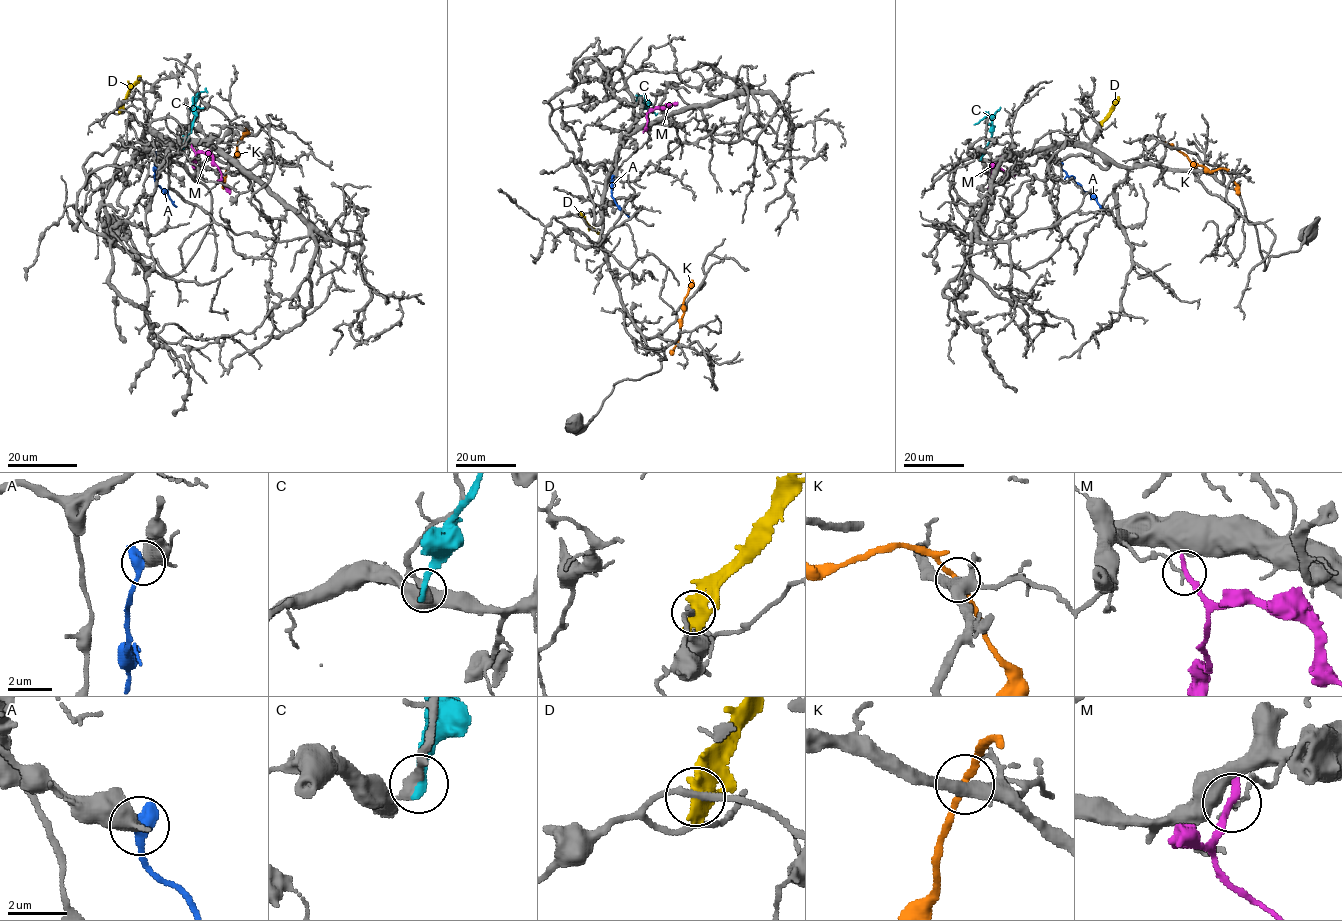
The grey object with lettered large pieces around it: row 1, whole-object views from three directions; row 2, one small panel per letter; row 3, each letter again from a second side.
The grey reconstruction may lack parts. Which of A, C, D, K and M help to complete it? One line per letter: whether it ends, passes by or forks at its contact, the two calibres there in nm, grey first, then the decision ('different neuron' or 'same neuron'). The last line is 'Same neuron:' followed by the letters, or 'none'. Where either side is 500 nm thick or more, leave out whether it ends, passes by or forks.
A: calibres 380 and 600 nm; same neuron
C: it ends; calibres 300 and 340 nm; different neuron
D: calibres 200 and 500 nm; different neuron
K: it passes by; calibres 480 and 190 nm; different neuron
M: it ends; calibres 140 and 280 nm; different neuron
Same neuron: A

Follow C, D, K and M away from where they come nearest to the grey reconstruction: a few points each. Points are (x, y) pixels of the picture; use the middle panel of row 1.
C: (636, 96), (646, 106), (642, 89)
D: (581, 214), (599, 232)
K: (676, 345), (683, 301), (692, 280)
M: (644, 115), (677, 103)

